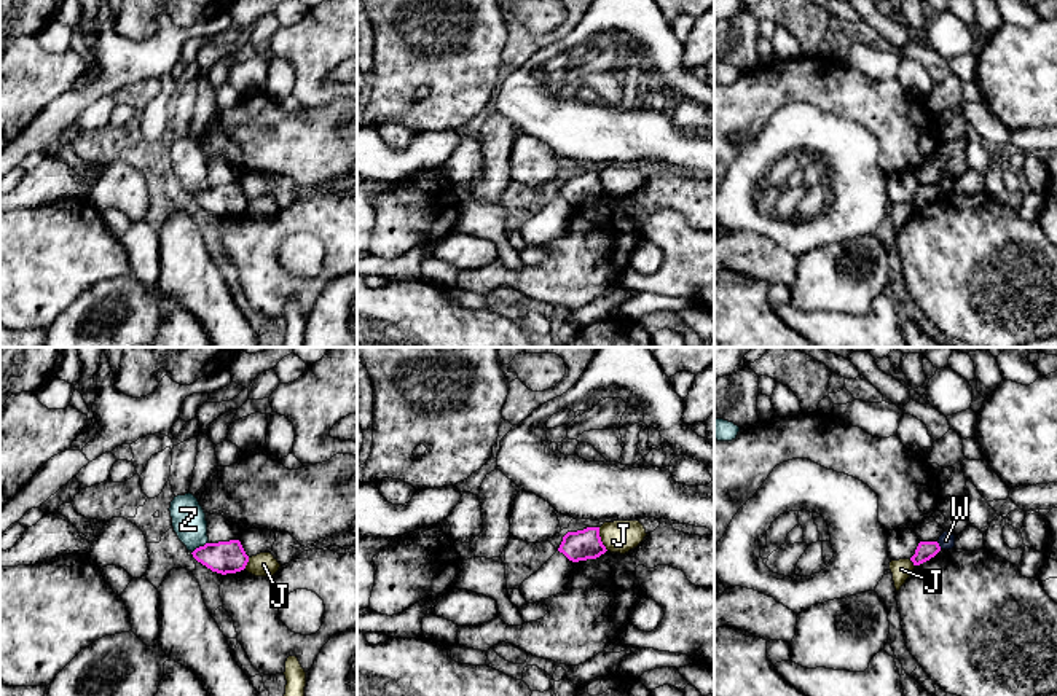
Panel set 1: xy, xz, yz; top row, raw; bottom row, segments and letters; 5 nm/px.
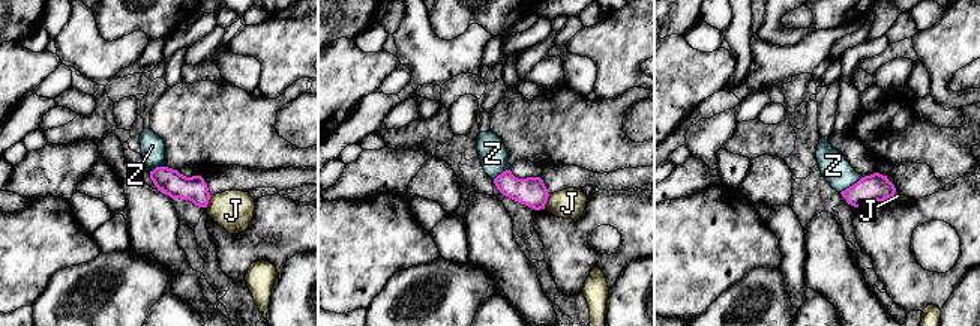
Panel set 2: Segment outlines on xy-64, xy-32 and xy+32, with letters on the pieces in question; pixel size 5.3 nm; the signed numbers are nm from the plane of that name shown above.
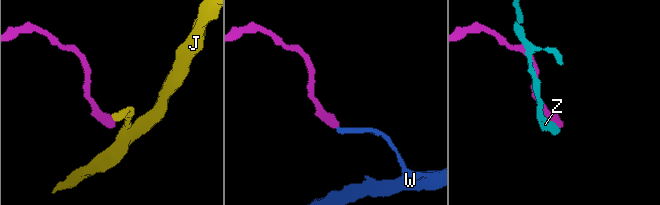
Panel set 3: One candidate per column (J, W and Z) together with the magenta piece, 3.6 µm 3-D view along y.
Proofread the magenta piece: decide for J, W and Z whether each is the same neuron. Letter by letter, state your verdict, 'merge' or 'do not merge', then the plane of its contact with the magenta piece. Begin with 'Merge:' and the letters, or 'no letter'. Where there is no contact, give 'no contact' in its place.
Merge: no letter
J: do not merge; meets magenta in xz
W: do not merge; meets magenta in yz
Z: do not merge; meets magenta in xy

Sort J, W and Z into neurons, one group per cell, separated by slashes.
J / W / Z

